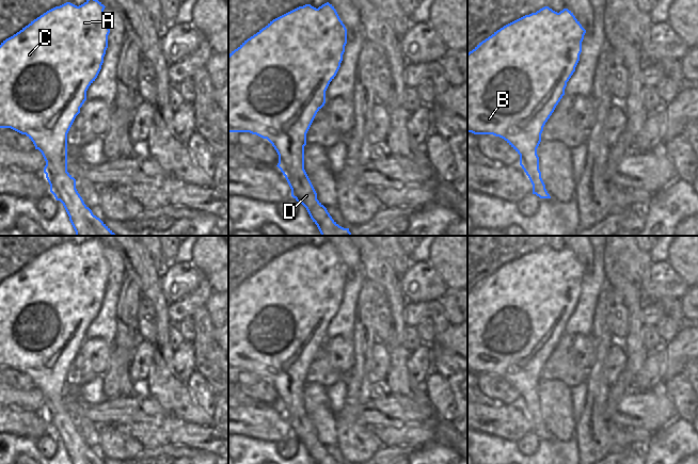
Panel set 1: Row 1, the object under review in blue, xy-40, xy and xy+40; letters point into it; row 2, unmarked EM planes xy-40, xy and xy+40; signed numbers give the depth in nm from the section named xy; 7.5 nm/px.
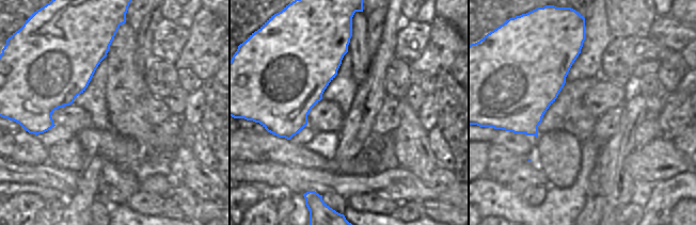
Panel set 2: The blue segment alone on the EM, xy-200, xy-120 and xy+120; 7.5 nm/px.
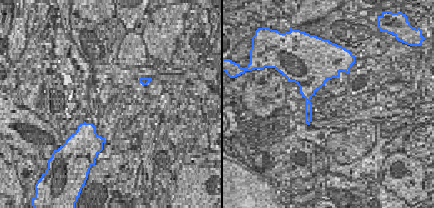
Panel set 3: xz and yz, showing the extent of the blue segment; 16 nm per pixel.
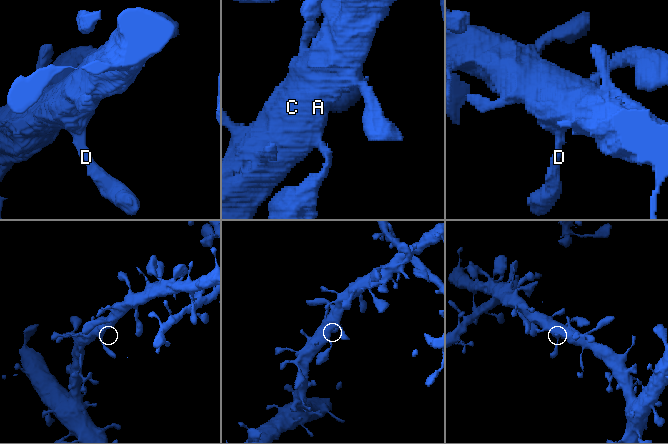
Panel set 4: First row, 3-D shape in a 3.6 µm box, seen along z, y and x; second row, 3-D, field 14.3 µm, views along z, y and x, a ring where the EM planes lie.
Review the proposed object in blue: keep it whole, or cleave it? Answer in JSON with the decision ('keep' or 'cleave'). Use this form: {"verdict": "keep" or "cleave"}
{"verdict": "keep"}

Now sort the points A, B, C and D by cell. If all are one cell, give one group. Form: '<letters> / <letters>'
A B C D

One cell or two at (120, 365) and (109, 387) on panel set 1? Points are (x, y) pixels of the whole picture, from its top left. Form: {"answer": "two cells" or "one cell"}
{"answer": "one cell"}

